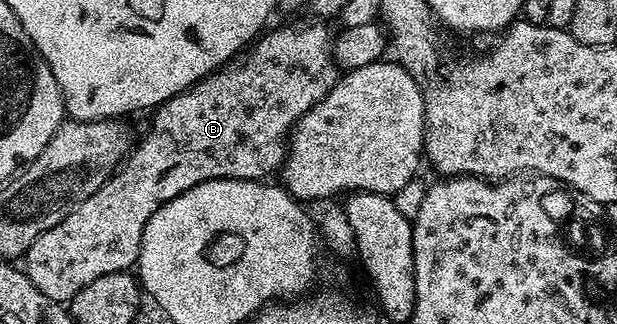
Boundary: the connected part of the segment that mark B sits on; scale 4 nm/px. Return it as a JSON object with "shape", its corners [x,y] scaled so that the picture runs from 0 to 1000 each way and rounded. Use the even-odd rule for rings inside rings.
{"shape":[[[499,62],[488,65],[483,77],[462,77],[457,90],[438,86],[434,96],[425,99],[415,130],[405,136],[400,157],[392,160],[376,194],[353,213],[348,225],[339,228],[337,238],[331,238],[329,247],[311,262],[308,275],[284,293],[276,312],[266,312],[263,324],[256,324],[253,336],[246,340],[248,389],[230,417],[229,438],[224,448],[220,438],[211,457],[207,485],[203,488],[190,531],[170,556],[167,571],[160,577],[160,590],[154,590],[154,602],[135,614],[135,627],[123,633],[104,676],[96,688],[89,688],[89,701],[70,713],[70,725],[57,735],[50,750],[50,762],[41,778],[37,796],[39,836],[50,861],[50,873],[57,873],[57,886],[63,886],[63,898],[70,898],[70,910],[76,910],[76,923],[110,935],[122,910],[128,910],[128,898],[135,898],[135,886],[141,886],[141,873],[147,873],[152,861],[160,861],[167,849],[201,843],[214,833],[222,815],[222,790],[229,772],[229,741],[232,738],[232,701],[238,701],[238,676],[245,676],[245,664],[251,664],[251,651],[264,627],[277,627],[277,614],[297,602],[297,590],[306,590],[310,577],[316,577],[323,565],[335,565],[342,552],[421,559],[441,549],[436,543],[441,534],[444,543],[454,525],[462,503],[465,426],[475,407],[475,383],[512,312],[524,306],[524,293],[530,293],[530,281],[536,281],[536,269],[546,253],[549,235],[549,204],[540,182],[541,105],[533,105],[533,90],[527,80],[532,74],[525,62]]]}

